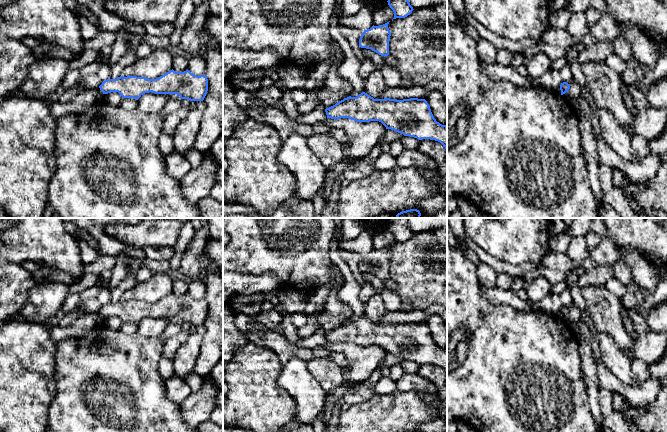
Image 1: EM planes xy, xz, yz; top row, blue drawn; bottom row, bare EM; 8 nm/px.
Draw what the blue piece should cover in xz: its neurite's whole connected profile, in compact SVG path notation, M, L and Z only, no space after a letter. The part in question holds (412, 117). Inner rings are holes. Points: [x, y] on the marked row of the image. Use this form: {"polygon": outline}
{"polygon": "M362 92L357 97L347 97L339 101L335 105L325 109L327 118L331 119L340 119L348 118L356 122L370 122L370 121L379 121L381 122L386 129L394 130L398 133L402 133L404 136L410 136L417 138L418 140L430 139L440 142L446 149L446 162L447 162L447 126L442 125L436 121L434 118L430 106L425 99L410 98L410 99L374 99L365 92Z"}

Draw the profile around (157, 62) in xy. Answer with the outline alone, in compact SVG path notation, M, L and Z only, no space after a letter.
M149 49L145 58L136 60L121 76L156 79L173 69L173 57L174 54L167 49Z

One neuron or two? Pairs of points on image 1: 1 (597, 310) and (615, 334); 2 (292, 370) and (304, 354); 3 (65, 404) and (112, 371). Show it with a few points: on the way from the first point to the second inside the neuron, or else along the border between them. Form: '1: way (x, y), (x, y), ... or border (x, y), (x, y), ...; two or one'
1: way (603, 316), (614, 328); one
2: border (307, 361), (291, 357), (283, 364); two
3: way (76, 390), (84, 377), (98, 370); one

